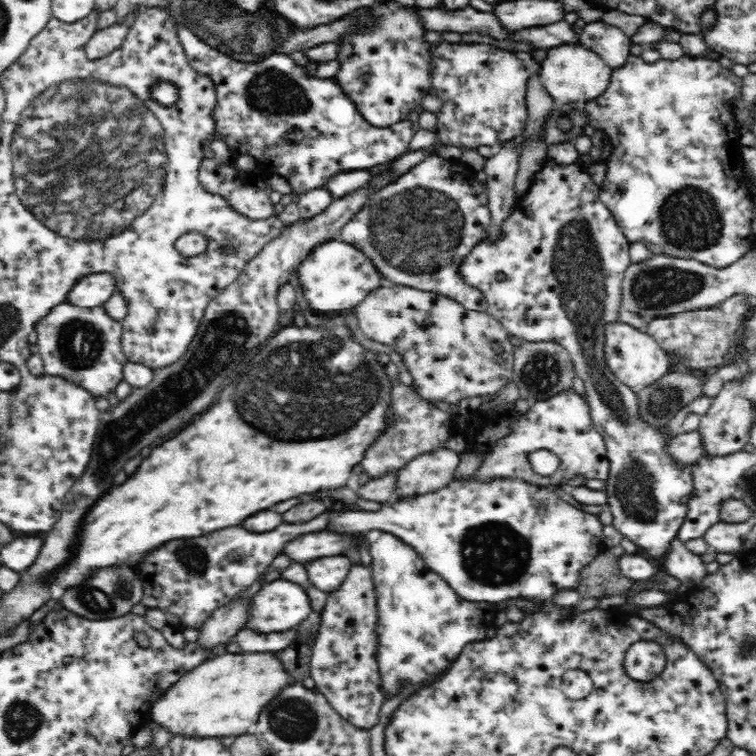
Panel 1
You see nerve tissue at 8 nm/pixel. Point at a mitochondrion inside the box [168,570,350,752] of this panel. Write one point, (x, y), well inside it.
(295, 720)

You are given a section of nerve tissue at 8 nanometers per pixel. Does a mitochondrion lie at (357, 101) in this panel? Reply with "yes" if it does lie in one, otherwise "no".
no

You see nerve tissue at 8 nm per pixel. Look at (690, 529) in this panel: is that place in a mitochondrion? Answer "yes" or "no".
no

